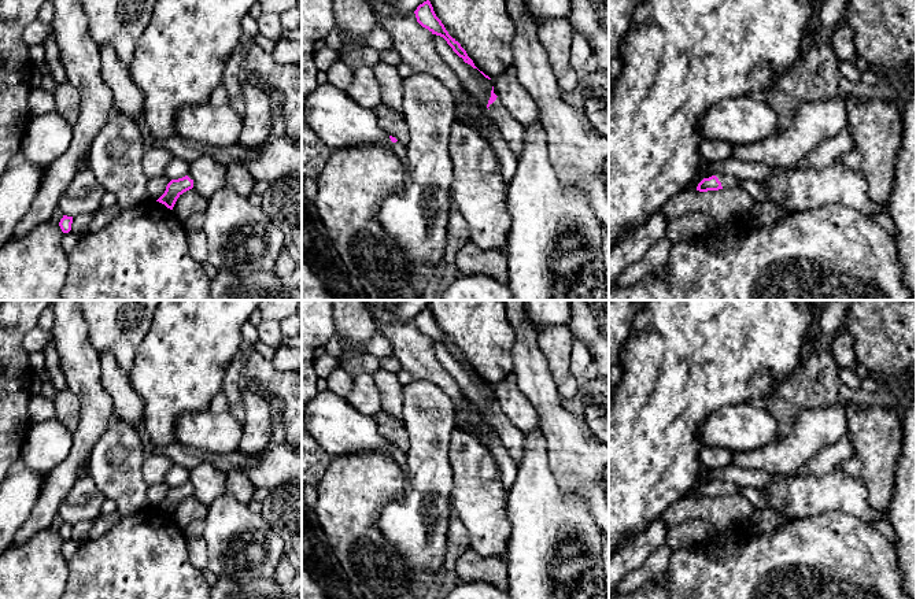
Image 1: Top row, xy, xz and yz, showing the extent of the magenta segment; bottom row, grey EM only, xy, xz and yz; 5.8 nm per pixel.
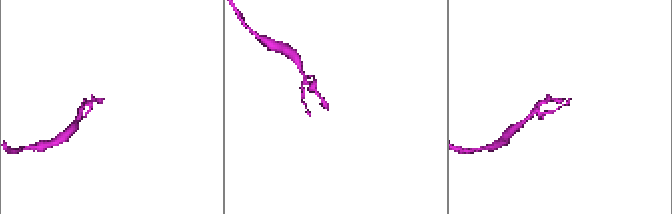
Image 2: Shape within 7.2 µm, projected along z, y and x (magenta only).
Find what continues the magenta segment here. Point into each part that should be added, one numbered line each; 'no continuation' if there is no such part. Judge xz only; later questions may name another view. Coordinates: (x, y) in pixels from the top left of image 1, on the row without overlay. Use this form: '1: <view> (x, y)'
1: xz (513, 440)

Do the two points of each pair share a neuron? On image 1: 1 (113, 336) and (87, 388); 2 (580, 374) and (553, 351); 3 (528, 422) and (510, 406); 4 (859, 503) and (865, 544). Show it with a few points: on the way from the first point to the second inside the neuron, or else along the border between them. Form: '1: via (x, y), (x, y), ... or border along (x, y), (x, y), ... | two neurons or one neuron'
1: border along (87, 322), (88, 340), (99, 354) | two neurons
2: border along (573, 336), (571, 373), (576, 394), (571, 399) | two neurons
3: via (524, 418), (514, 409) | one neuron
4: border along (830, 511), (850, 513), (867, 522) | two neurons

